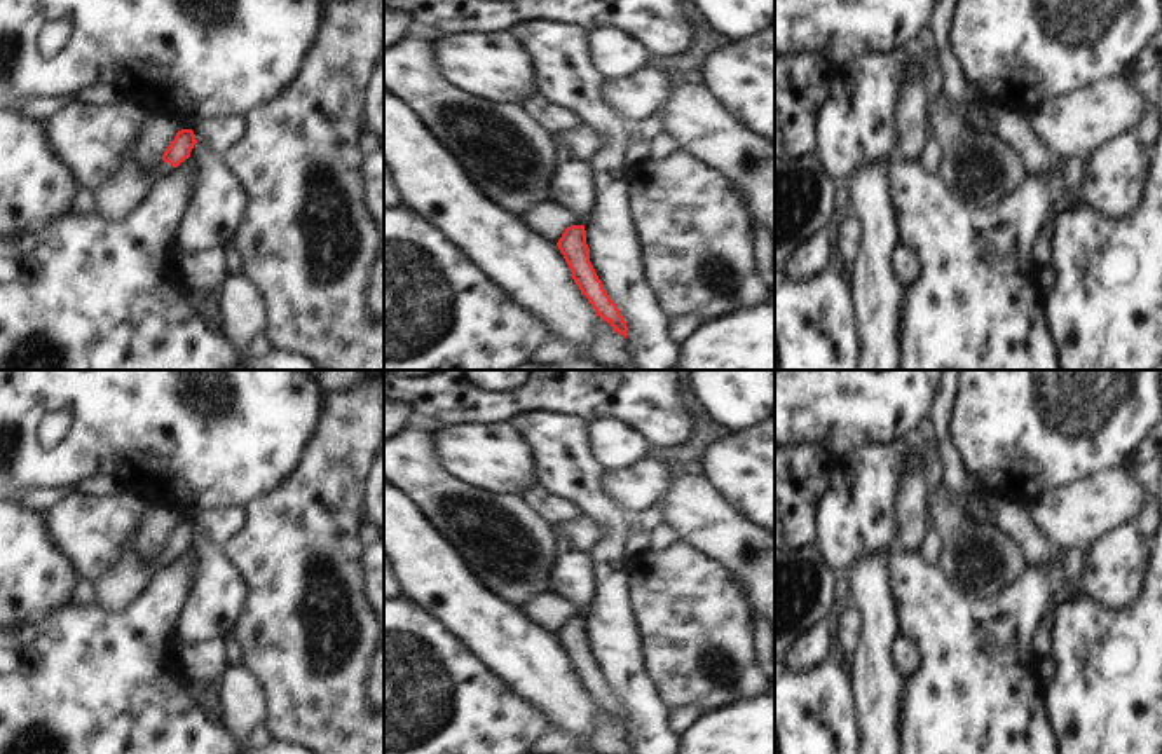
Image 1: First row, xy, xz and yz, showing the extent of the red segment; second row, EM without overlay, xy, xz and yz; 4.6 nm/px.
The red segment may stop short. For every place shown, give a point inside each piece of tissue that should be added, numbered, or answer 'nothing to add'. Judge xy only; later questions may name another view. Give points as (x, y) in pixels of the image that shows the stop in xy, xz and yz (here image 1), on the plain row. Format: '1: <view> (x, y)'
1: xy (121, 583)

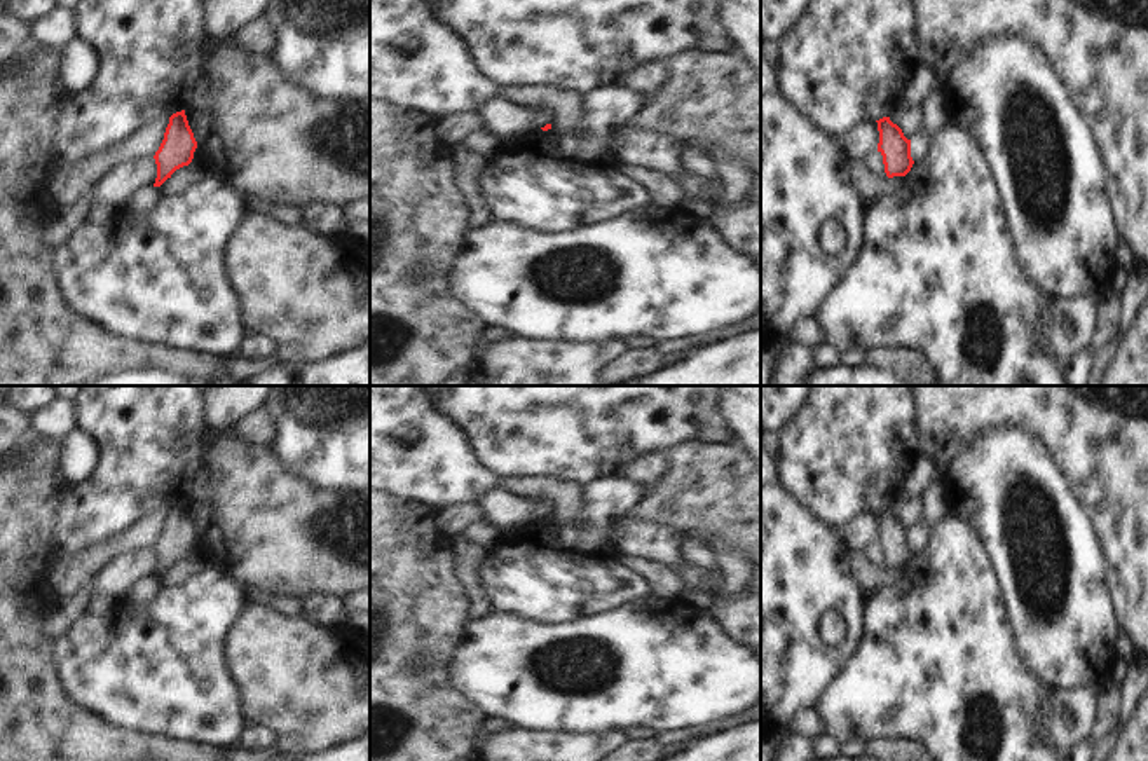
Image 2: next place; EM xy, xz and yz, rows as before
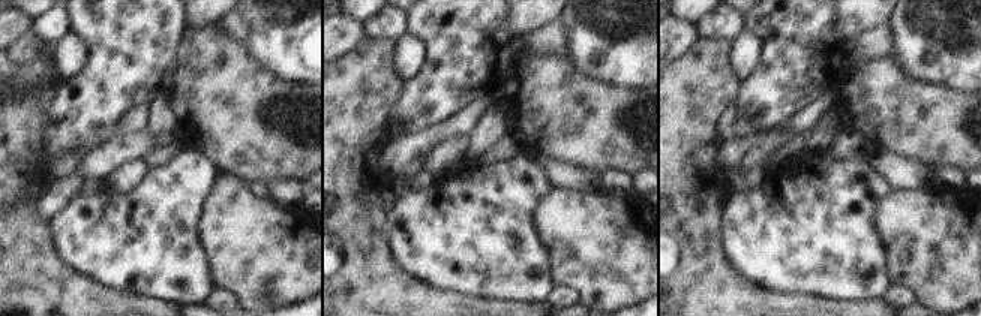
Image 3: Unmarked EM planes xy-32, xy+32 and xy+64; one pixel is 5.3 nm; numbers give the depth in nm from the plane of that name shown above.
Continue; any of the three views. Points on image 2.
nothing to add

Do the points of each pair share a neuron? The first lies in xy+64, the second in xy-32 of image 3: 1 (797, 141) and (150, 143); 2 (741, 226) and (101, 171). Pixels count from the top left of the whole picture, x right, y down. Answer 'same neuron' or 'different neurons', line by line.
1: same neuron
2: different neurons

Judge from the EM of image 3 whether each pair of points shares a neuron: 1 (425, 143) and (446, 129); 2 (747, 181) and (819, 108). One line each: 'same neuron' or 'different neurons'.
1: same neuron
2: different neurons

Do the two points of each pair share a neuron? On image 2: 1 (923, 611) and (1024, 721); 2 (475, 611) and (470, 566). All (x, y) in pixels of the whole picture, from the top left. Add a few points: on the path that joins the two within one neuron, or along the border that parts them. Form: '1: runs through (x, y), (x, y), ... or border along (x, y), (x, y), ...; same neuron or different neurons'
1: runs through (942, 639), (997, 693); same neuron
2: runs through (475, 601), (470, 576); same neuron

